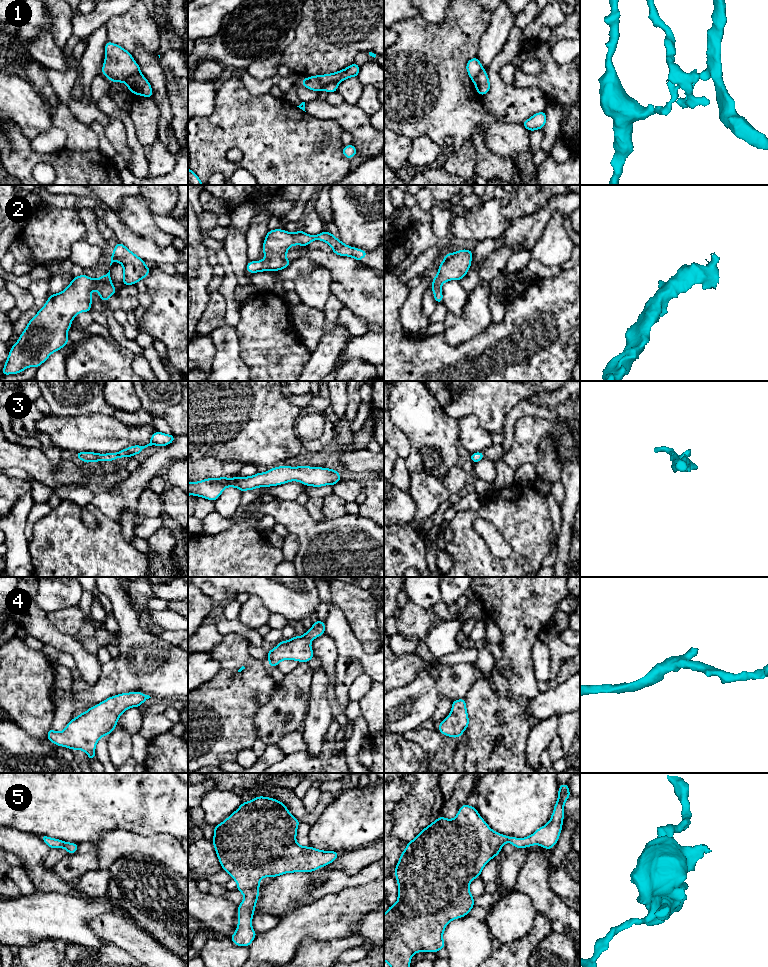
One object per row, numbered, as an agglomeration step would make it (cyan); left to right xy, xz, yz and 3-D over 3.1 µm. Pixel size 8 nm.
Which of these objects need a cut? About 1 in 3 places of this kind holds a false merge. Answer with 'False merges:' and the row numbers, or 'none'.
False merges: 1

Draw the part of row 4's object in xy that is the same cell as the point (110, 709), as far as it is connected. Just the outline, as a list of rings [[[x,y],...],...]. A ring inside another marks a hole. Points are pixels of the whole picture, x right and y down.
[[[138,691],[108,697],[72,719],[62,732],[50,728],[47,739],[58,746],[80,749],[88,754],[89,760],[93,760],[98,740],[116,728],[121,714],[131,707],[140,707],[149,698]]]

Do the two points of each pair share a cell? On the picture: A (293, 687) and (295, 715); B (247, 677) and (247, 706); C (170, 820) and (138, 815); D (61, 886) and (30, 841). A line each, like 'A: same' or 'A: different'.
A: same
B: same
C: same
D: same

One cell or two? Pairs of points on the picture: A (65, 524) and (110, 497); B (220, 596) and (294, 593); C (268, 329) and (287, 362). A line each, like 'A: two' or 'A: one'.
A: two
B: one
C: one

